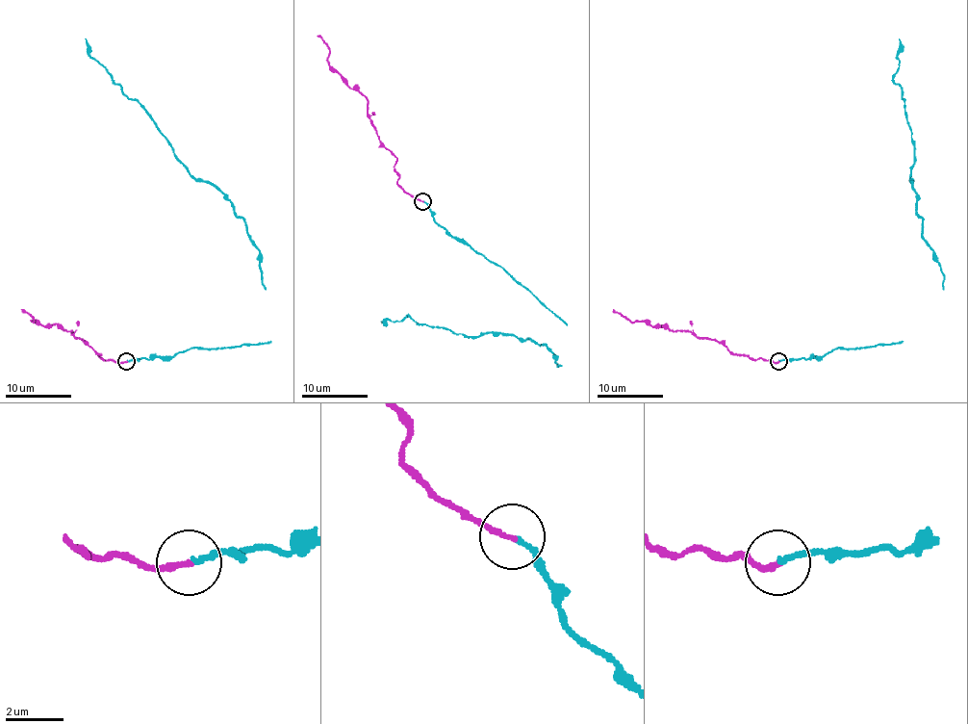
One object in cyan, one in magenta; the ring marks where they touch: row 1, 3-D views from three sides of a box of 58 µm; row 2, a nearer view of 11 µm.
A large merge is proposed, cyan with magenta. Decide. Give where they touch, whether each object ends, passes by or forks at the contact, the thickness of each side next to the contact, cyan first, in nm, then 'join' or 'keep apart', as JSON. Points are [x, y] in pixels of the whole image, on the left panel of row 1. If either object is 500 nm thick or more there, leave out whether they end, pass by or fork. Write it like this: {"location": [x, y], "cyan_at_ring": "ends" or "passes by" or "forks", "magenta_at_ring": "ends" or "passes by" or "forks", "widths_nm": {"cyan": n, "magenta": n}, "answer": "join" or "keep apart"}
{"location": [126, 361], "cyan_at_ring": "ends", "magenta_at_ring": "ends", "widths_nm": {"cyan": 170, "magenta": 200}, "answer": "join"}

